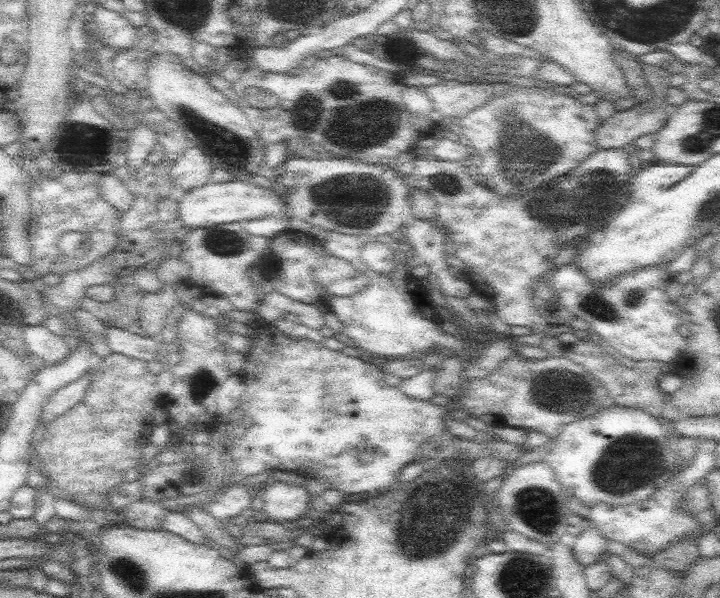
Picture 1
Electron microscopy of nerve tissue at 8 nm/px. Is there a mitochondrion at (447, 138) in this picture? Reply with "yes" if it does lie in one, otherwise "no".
no

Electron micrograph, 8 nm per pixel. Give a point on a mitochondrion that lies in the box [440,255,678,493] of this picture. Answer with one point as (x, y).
(555, 390)

